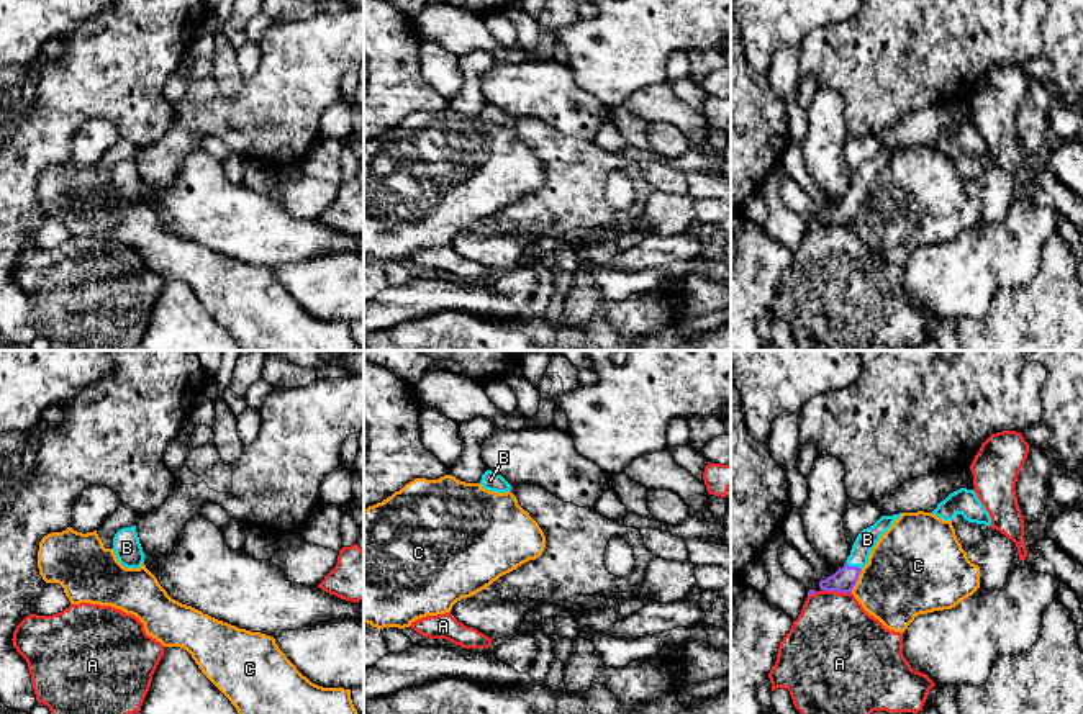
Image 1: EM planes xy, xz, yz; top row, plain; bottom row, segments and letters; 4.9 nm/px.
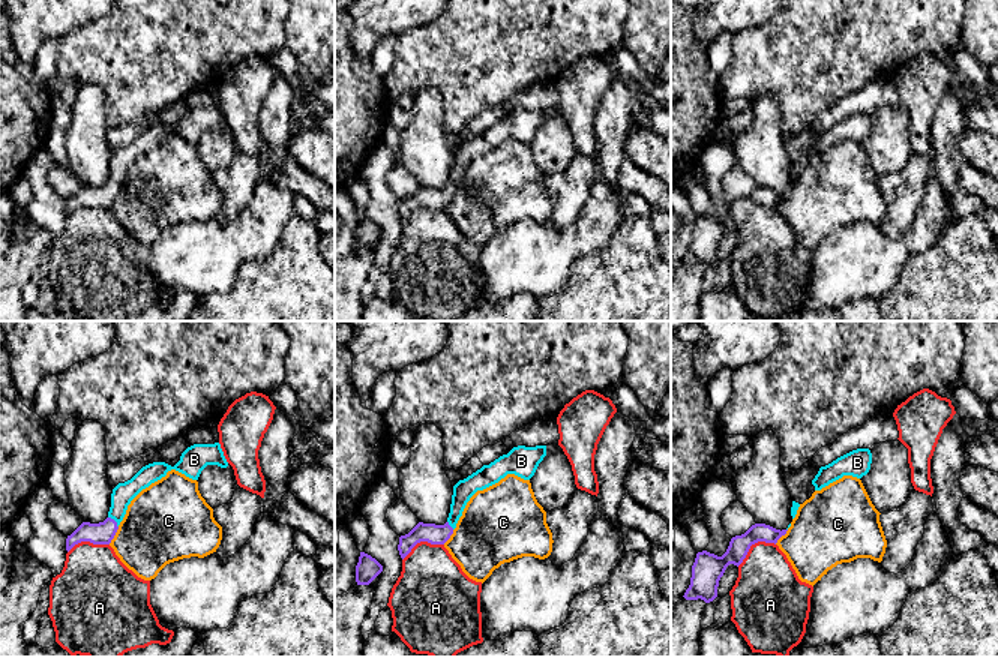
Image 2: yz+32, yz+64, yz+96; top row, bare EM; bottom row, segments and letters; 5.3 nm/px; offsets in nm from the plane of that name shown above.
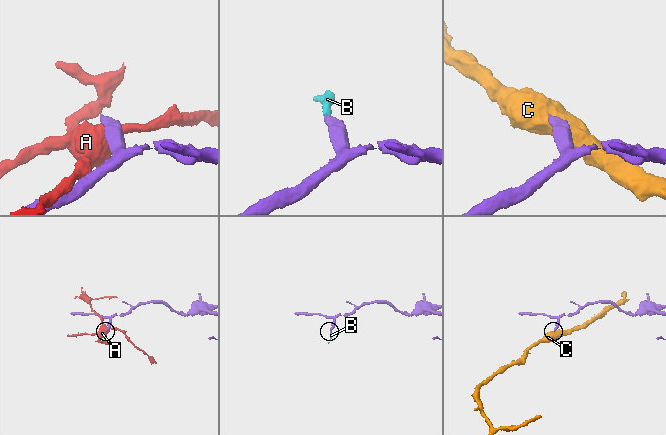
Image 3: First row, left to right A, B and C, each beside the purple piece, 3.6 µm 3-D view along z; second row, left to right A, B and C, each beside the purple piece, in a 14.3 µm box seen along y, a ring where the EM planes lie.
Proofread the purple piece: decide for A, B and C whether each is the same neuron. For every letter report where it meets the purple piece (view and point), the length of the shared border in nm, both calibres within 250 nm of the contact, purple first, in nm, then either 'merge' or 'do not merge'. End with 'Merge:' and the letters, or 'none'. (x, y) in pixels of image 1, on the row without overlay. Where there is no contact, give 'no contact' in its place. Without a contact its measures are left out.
A: yz (836, 223) | 150 nm | 120/420 nm | do not merge
B: yz (854, 200) | 90 nm | 120/100 nm | merge
C: yz (857, 212) | 130 nm | 120/420 nm | do not merge
Merge: B

